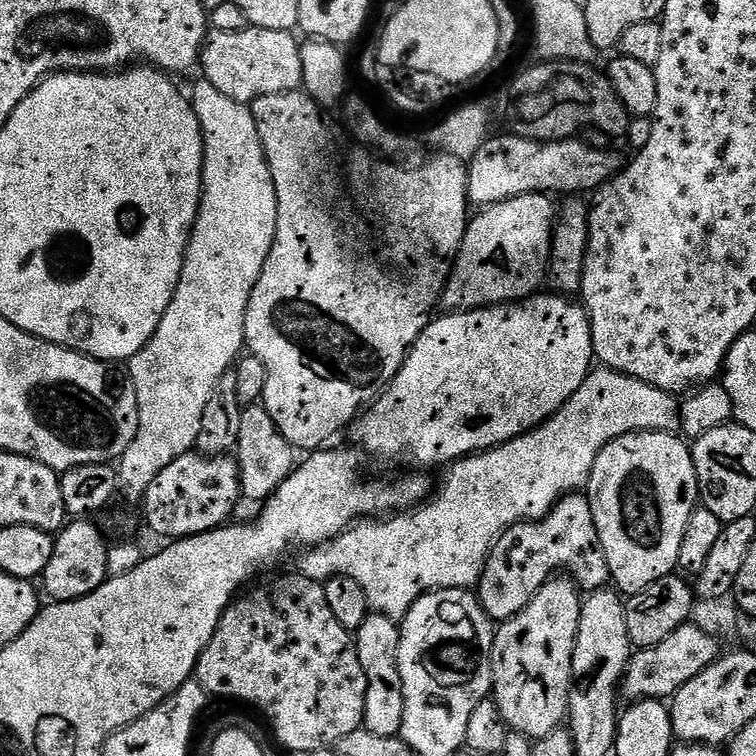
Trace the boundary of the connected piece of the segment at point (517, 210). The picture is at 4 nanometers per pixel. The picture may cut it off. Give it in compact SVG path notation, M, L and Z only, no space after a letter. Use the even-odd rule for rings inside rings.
M538 192L526 194L479 209L469 219L468 232L442 295L445 309L491 308L493 304L527 300L541 291L552 253L554 204L552 208L548 200Z

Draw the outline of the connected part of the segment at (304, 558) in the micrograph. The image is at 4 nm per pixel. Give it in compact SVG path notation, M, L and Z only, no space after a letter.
M593 367L582 386L574 390L564 407L545 424L511 440L509 444L501 444L488 452L456 461L447 469L448 477L440 493L427 502L387 518L365 518L333 540L301 551L299 575L321 582L335 576L354 578L354 582L358 582L366 593L368 607L375 615L399 622L404 619L410 606L414 606L414 602L418 602L418 598L427 592L475 589L480 583L490 550L505 530L515 524L523 524L525 520L541 520L563 496L587 489L594 462L598 462L598 454L607 444L614 442L614 438L622 438L631 432L679 433L680 410L681 401L673 393L616 372L613 368Z

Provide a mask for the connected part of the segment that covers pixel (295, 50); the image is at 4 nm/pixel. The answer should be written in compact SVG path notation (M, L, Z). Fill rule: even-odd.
M251 26L234 34L212 32L200 50L199 71L204 71L201 72L203 79L208 80L210 86L222 90L226 98L234 98L247 105L270 94L295 92L303 85L304 79L301 41L294 37L292 32L262 30Z

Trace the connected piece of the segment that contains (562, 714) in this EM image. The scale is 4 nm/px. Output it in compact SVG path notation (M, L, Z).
M553 578L545 582L544 588L538 590L535 598L518 615L496 628L492 696L509 729L532 742L561 727L568 716L572 655L580 625L581 603L582 596L575 579Z

